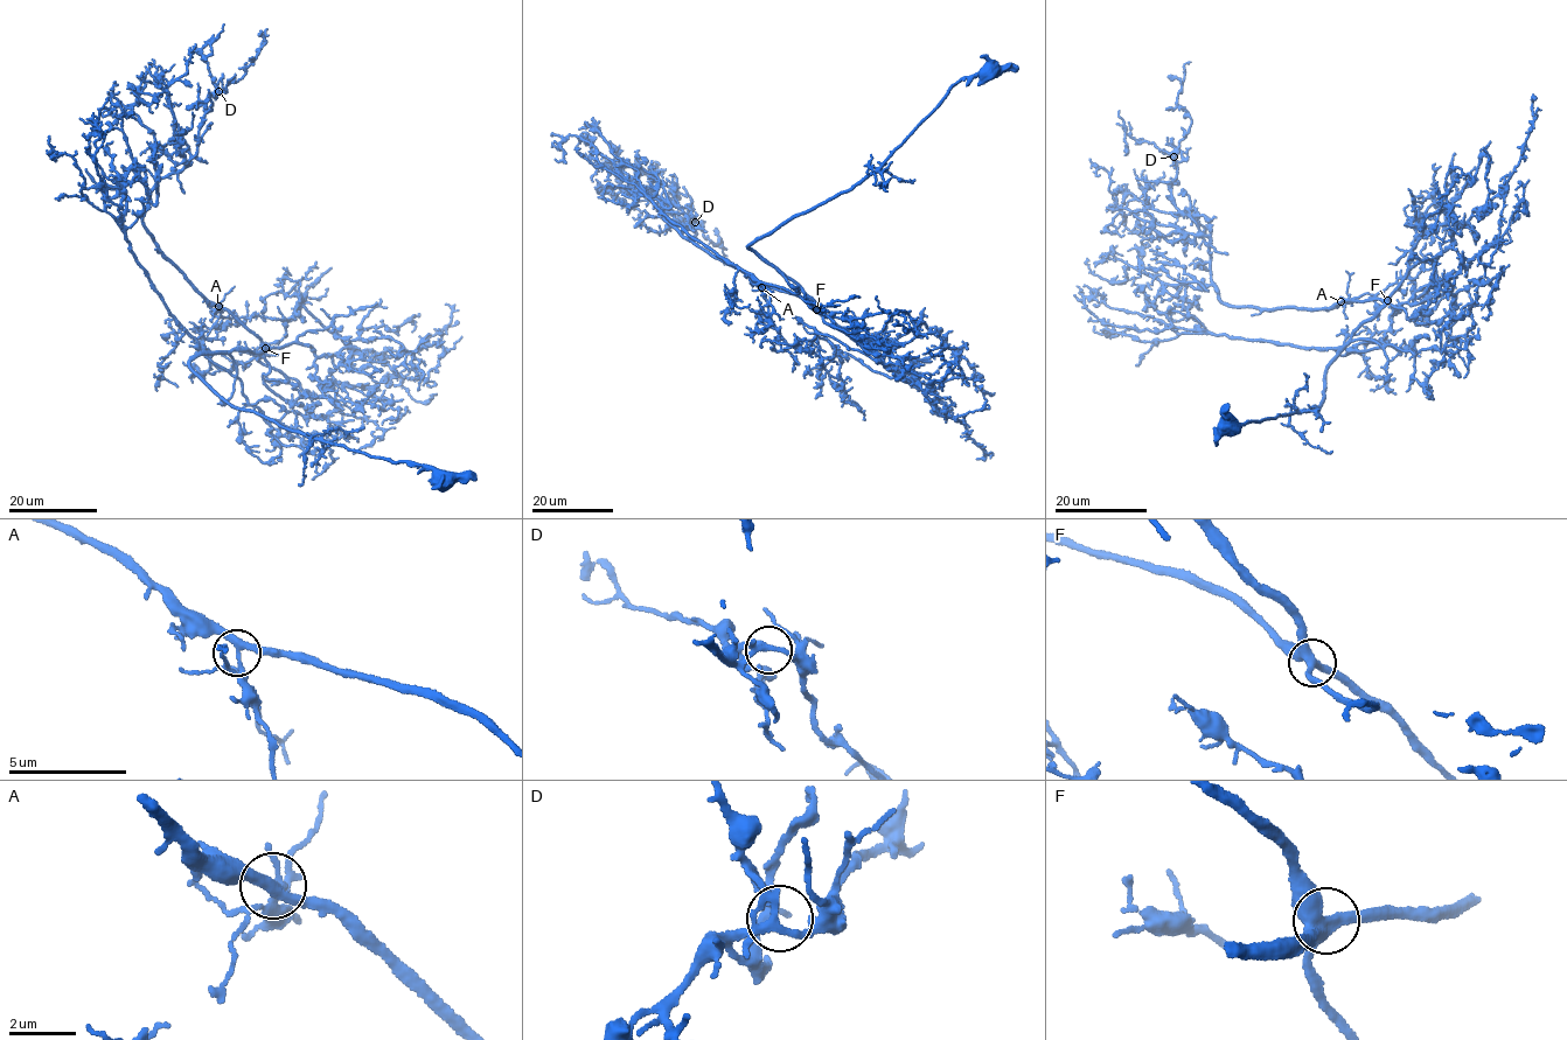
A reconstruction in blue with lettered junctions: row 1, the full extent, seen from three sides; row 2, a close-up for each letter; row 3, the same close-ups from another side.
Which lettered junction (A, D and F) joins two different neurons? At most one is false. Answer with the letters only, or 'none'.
none

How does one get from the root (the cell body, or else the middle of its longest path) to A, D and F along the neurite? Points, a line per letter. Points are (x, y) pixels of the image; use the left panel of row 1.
A: (438, 476), (422, 466), (375, 458), (280, 426), (225, 399), (190, 361), (263, 350), (258, 337), (218, 306)
D: (438, 476), (237, 407), (190, 368), (263, 350), (143, 220), (151, 189), (196, 153), (218, 91)
F: (438, 476), (422, 466), (375, 458), (331, 445), (236, 407), (190, 365), (190, 361), (201, 355), (265, 348)

